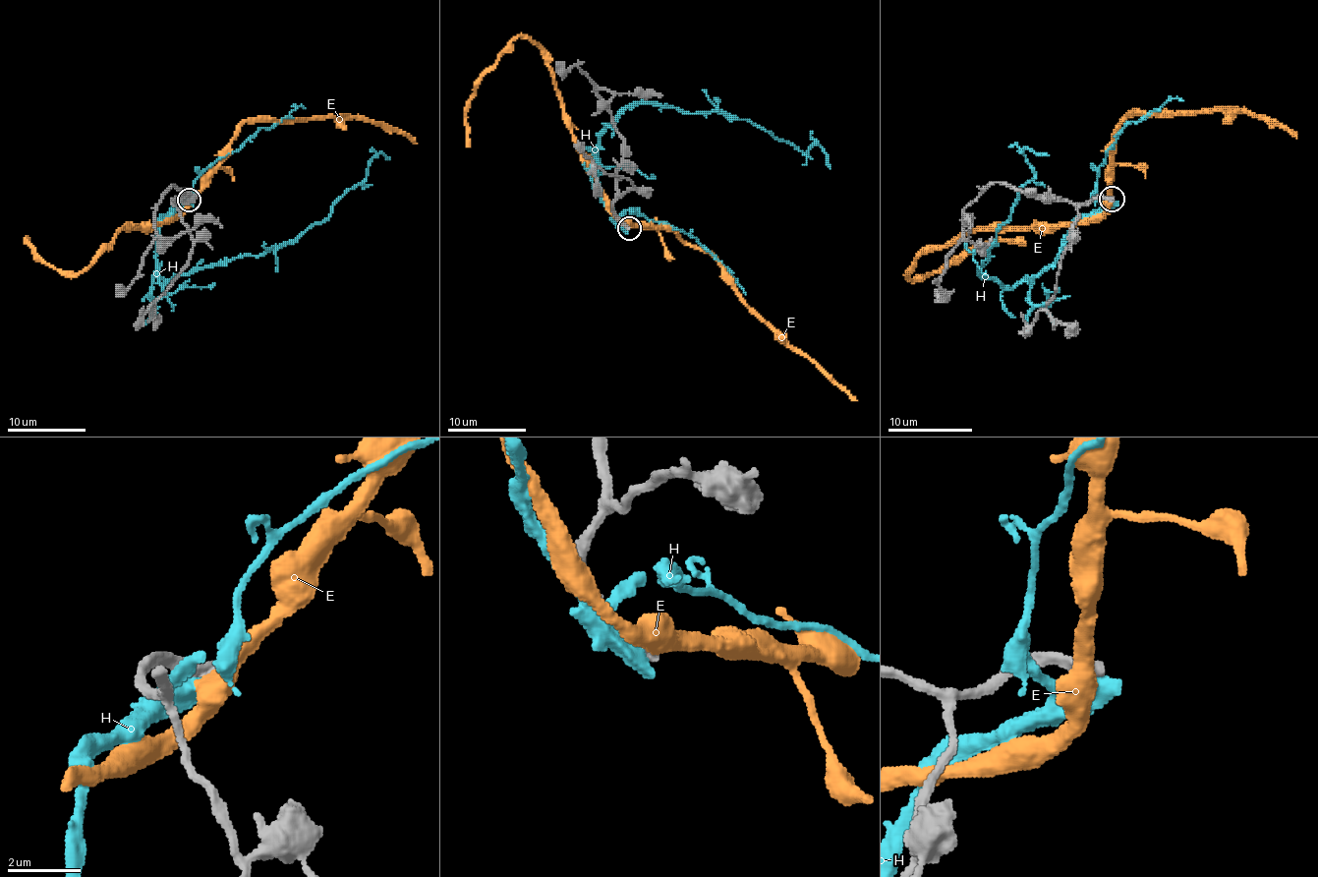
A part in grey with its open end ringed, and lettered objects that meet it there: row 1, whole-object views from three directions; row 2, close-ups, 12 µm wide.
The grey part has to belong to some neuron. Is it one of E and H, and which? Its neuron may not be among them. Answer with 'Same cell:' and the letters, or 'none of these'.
Same cell: none of these

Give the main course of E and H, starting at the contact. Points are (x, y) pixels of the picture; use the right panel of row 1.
E: (1112, 199), (1086, 222), (990, 226), (929, 248), (907, 274), (937, 272), (985, 243), (1025, 243)
H: (1112, 201), (1078, 222), (1040, 274), (1008, 287), (983, 276), (996, 230), (1034, 176), (1023, 150), (1049, 154)

